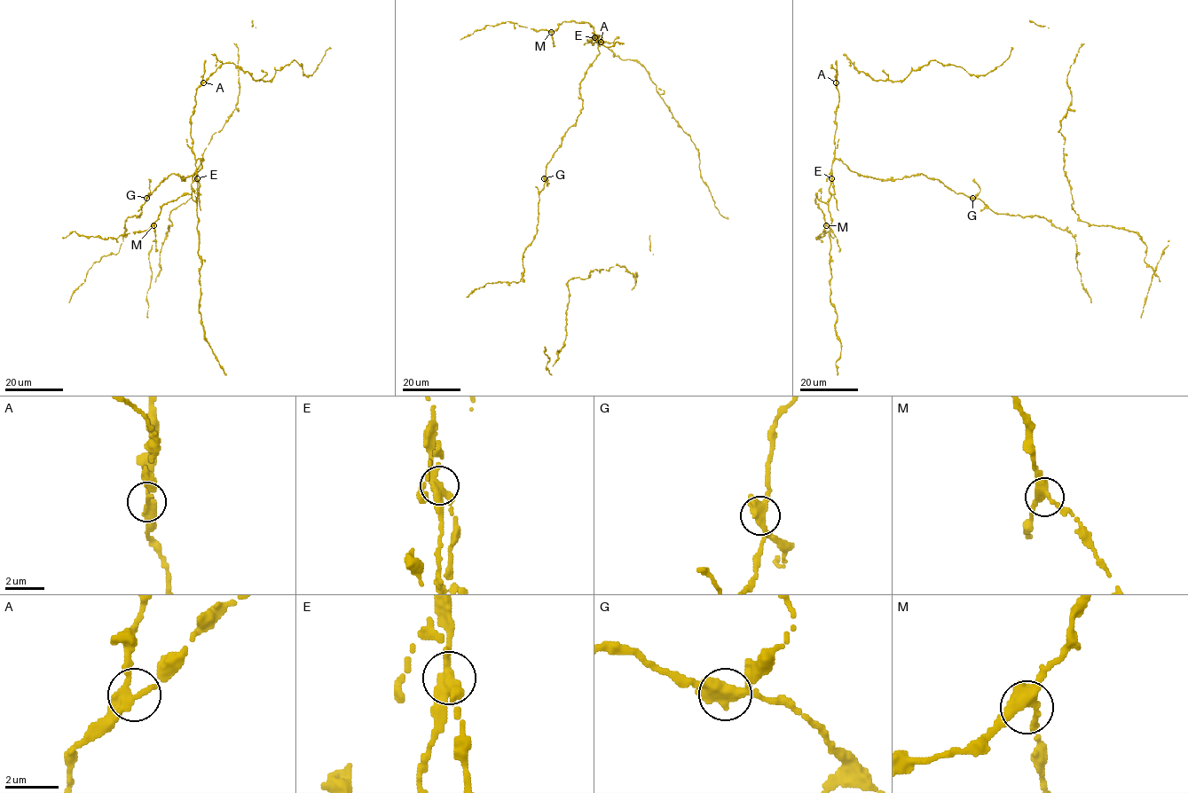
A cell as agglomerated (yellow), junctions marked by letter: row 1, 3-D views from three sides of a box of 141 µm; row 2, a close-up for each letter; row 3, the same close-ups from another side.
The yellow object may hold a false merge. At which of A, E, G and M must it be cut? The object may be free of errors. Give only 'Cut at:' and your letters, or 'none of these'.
Cut at: E

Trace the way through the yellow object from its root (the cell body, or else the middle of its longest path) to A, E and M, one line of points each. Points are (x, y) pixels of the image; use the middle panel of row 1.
A: (563, 136), (583, 108), (579, 82), (599, 53), (598, 43), (587, 41), (593, 45), (601, 42)
E: (563, 136), (575, 123), (583, 108), (579, 82), (599, 53), (594, 38)
M: (563, 136), (583, 108), (579, 82), (599, 51), (593, 38), (594, 28), (587, 22), (563, 21), (551, 32)

